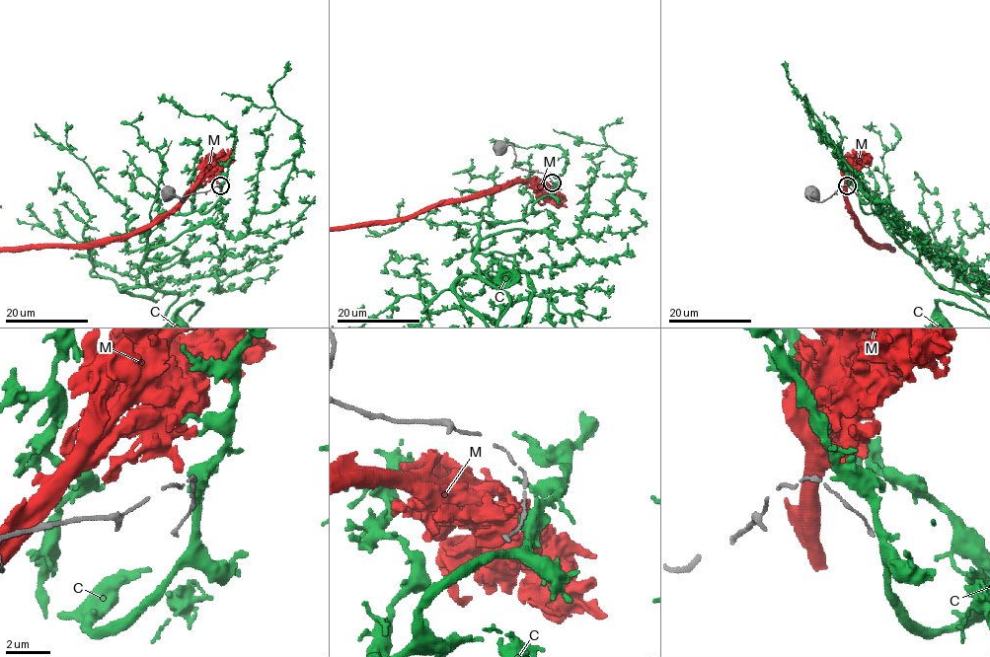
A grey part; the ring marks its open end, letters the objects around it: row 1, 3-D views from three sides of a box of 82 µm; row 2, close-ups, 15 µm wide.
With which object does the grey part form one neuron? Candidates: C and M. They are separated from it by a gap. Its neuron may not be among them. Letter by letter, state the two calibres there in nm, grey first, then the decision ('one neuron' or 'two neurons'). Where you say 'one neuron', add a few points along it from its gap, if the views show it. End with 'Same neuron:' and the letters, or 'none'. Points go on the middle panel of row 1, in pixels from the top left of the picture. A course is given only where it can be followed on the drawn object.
C: 140/320 nm | two neurons
M: 140/400 nm | two neurons
Same neuron: none

